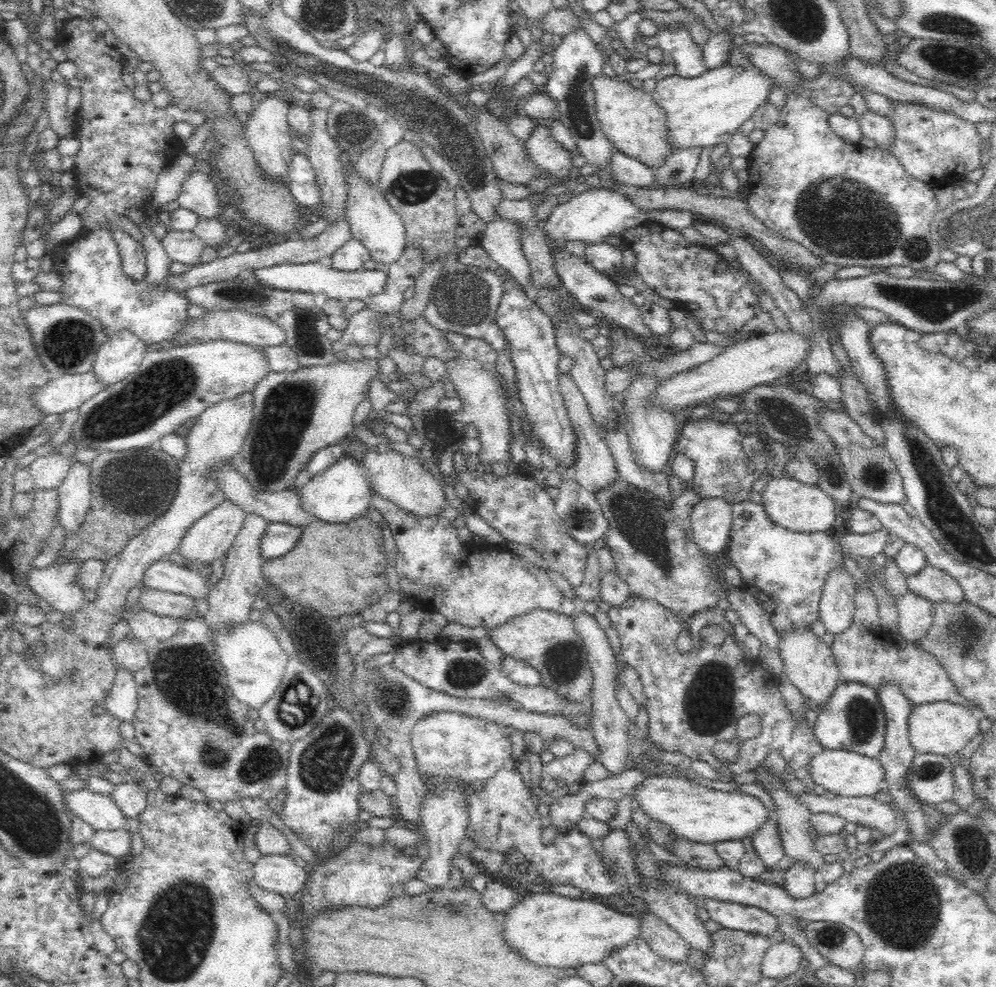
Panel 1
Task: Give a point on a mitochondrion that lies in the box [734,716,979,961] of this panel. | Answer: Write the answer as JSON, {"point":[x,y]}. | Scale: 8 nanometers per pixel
{"point":[903,910]}

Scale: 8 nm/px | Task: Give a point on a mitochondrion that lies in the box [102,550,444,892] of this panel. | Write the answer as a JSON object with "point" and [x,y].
{"point":[185,676]}

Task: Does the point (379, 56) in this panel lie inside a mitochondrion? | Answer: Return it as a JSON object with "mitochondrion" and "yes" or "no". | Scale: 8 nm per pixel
{"mitochondrion":"no"}

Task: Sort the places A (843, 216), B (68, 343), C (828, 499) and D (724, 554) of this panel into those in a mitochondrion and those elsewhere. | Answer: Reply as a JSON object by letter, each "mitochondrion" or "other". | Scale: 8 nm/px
{"A":"mitochondrion","B":"mitochondrion","C":"other","D":"other"}

